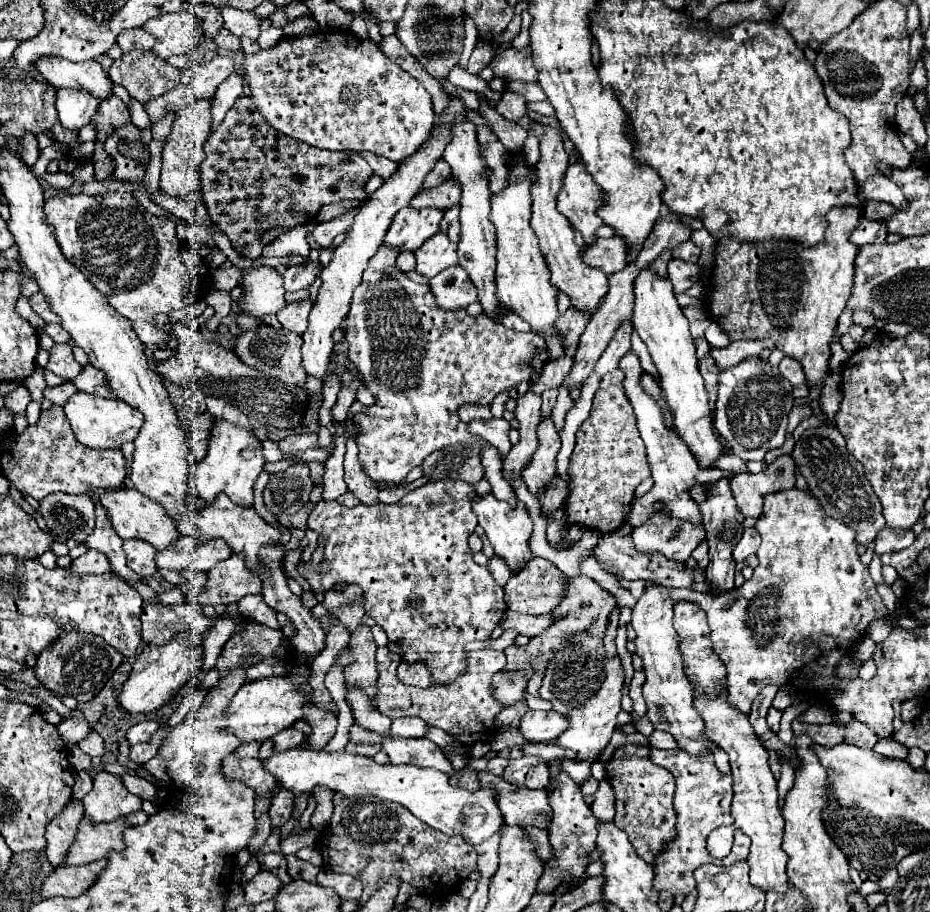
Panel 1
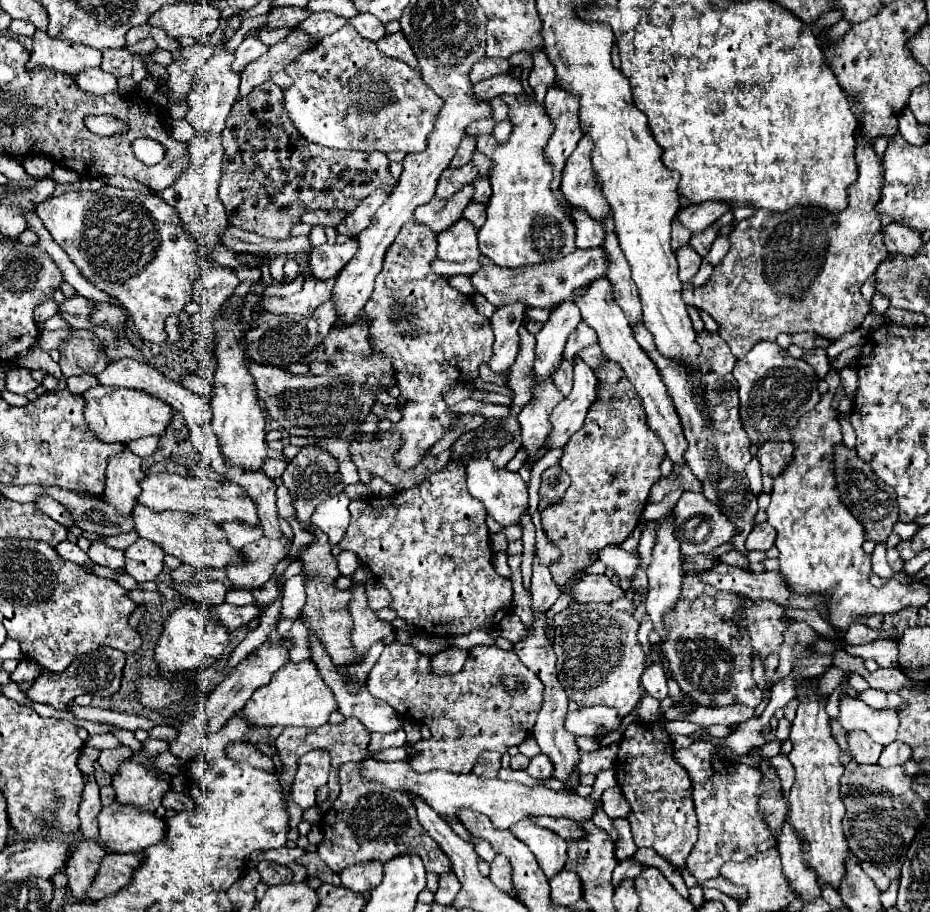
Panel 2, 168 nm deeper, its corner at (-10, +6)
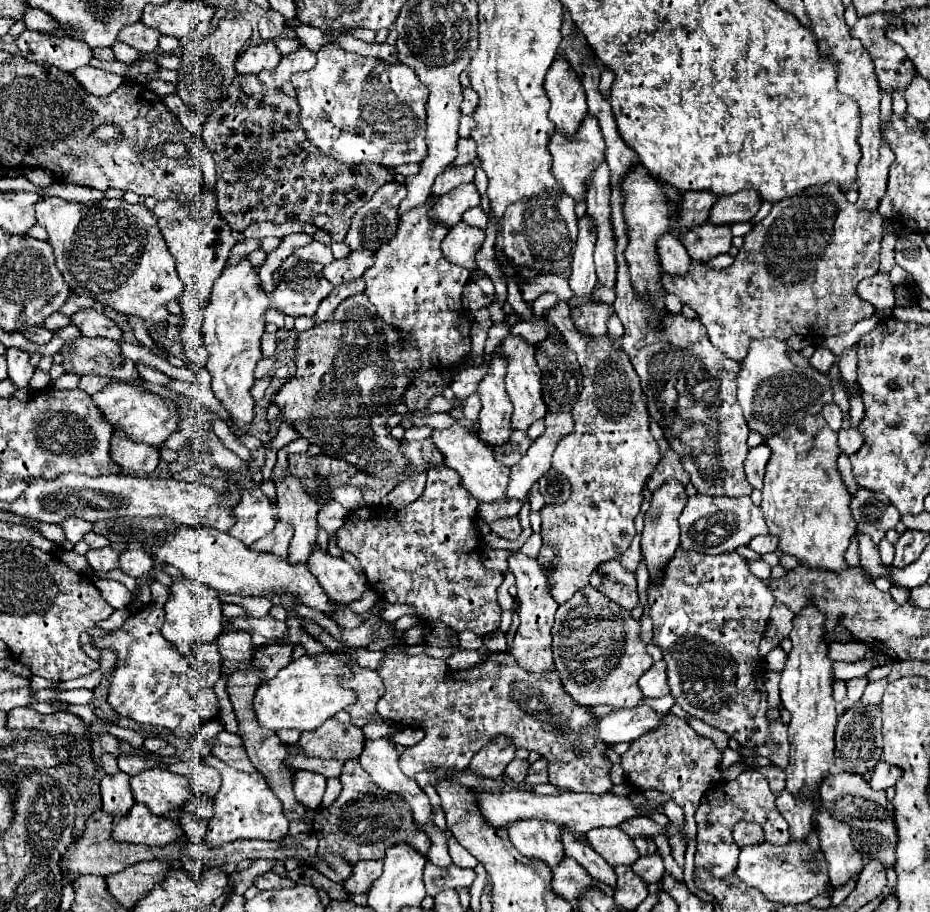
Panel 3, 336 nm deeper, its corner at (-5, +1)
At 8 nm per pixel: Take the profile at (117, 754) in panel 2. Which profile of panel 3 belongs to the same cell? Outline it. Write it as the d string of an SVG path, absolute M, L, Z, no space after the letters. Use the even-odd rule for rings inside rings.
M121 770L117 774L105 774L101 778L99 788L103 798L103 808L105 812L111 812L113 816L125 814L135 804L131 786L129 786L129 776Z

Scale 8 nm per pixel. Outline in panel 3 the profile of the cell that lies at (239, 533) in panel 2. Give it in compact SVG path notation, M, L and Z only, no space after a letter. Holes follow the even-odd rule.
M257 488L257 492L241 492L241 500L235 508L237 522L231 526L229 534L239 538L245 546L263 538L273 530L277 508L267 500L267 496Z

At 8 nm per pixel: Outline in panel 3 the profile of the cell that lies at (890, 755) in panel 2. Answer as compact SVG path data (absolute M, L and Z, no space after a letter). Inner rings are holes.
M879 760L879 764L873 770L873 776L869 780L869 786L873 790L887 790L889 786L895 786L901 776L903 776L901 768L895 768L893 764L887 764L885 760Z

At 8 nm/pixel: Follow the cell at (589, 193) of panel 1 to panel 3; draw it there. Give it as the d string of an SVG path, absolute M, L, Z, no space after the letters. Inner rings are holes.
M587 116L585 124L581 124L577 136L573 140L561 140L561 136L557 136L553 132L551 136L551 144L549 144L549 152L553 156L553 166L551 166L551 174L555 176L555 180L563 186L563 190L575 198L575 202L585 202L587 198L587 182L591 178L591 174L605 162L605 142L599 130L597 120L593 120L593 116Z

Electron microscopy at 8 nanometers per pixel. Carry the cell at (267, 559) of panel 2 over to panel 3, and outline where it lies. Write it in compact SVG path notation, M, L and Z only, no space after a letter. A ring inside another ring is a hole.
M277 522L275 528L263 536L261 540L253 542L251 548L257 552L271 552L277 556L287 556L287 548L289 548L289 540L293 538L293 528L289 528L289 524L285 522Z

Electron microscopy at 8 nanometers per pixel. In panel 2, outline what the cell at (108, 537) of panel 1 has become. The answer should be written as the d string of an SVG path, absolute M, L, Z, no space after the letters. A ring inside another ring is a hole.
M124 447L122 453L116 453L108 459L106 473L106 489L104 499L118 509L122 515L130 515L136 505L136 497L140 495L140 481L144 479L142 457L130 453Z

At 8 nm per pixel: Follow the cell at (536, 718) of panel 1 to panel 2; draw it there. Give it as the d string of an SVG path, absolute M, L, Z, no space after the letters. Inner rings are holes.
M596 705L596 707L582 707L578 711L570 711L564 725L576 737L584 735L584 737L602 739L620 729L622 717L618 715L618 711L610 707Z

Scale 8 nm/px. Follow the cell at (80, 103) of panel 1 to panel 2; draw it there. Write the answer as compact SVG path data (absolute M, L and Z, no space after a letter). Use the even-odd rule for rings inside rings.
M100 67L80 71L76 75L76 83L82 91L94 93L94 95L106 95L106 93L112 93L118 89L118 79L112 73L102 71Z

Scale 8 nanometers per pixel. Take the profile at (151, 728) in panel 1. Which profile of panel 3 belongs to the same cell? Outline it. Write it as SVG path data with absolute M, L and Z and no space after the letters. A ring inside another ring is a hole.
M145 738L145 744L143 744L149 752L155 752L155 754L161 754L161 756L173 756L173 748L161 740L161 738Z

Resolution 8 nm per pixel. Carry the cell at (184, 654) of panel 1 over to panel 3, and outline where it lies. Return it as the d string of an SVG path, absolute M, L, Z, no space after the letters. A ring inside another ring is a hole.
M187 578L175 580L175 584L171 584L169 600L165 602L165 622L161 628L165 640L169 640L179 654L191 656L197 642L199 644L217 642L221 630L223 630L223 614L221 614L221 602L217 598L217 590Z

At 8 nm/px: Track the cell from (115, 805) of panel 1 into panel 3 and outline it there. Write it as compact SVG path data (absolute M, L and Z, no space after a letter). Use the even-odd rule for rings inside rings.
M149 768L131 778L131 790L135 802L145 804L151 814L163 816L173 808L193 800L193 786L185 776L177 776L169 770Z

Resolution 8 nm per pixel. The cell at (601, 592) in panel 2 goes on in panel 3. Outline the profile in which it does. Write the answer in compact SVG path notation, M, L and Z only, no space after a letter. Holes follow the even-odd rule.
M609 560L609 564L605 564L605 580L601 592L627 610L635 608L639 602L635 574L627 572L617 560Z

